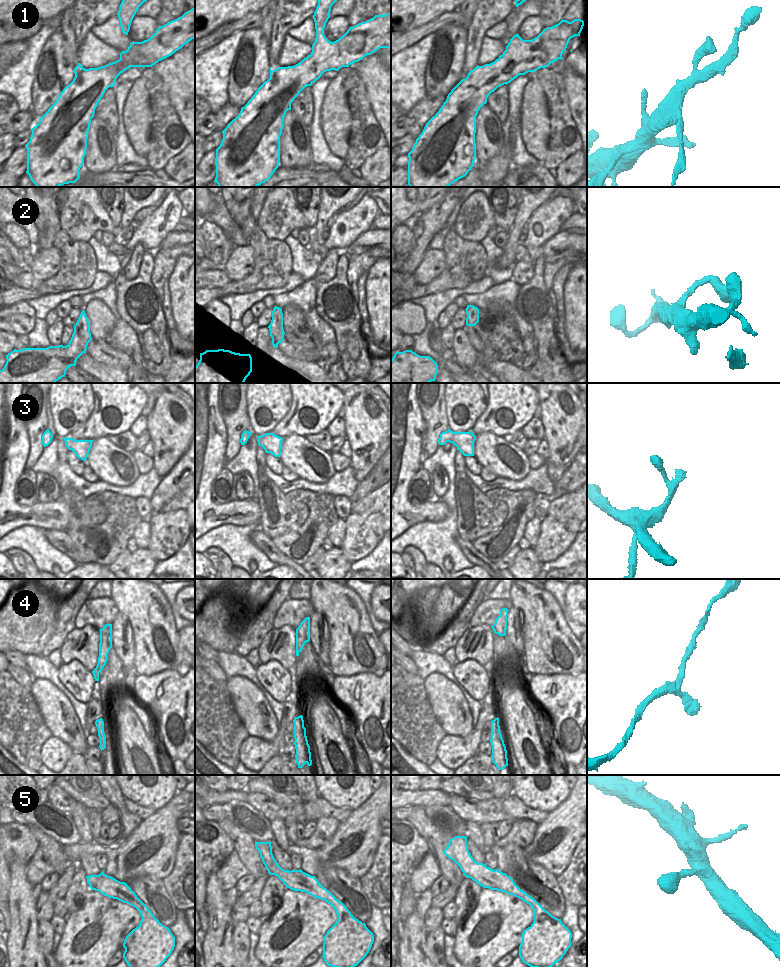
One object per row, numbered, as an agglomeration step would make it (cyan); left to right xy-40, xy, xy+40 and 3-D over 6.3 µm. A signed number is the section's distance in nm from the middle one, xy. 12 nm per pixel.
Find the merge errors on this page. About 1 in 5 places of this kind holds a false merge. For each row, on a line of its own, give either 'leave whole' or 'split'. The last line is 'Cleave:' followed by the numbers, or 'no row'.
1: leave whole
2: leave whole
3: leave whole
4: leave whole
5: leave whole
Cleave: no row

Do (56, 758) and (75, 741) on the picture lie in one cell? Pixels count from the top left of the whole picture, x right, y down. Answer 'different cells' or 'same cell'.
different cells

